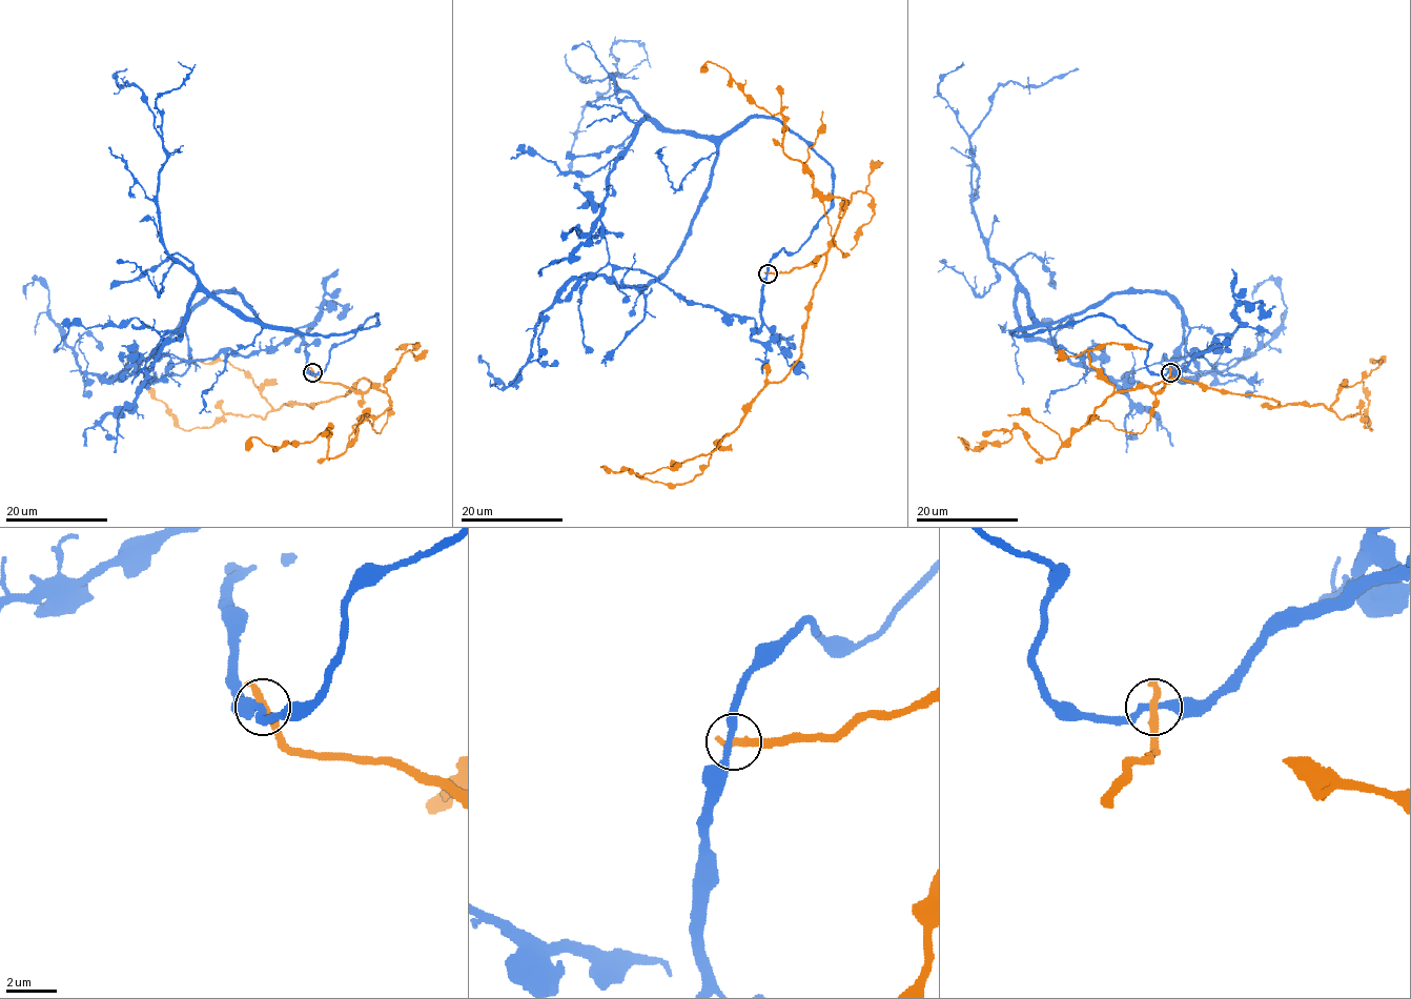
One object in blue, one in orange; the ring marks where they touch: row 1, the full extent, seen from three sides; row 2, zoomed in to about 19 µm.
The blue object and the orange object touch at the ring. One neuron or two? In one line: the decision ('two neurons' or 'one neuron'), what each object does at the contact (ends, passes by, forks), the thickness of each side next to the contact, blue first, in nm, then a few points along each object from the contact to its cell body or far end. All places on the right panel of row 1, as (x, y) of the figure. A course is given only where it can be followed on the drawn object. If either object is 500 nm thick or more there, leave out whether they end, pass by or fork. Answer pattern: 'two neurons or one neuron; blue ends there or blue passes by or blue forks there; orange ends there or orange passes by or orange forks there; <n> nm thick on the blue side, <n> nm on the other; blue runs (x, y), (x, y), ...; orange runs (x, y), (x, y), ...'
two neurons; blue passes by; orange ends there; 280 nm thick on the blue side, 420 nm on the other; blue runs (1169, 372), (1108, 317), (1016, 334), (1028, 293), (972, 204), (969, 136), (1000, 84), (1079, 69); orange runs (1169, 372), (1151, 390), (1184, 379), (1281, 405), (1324, 404), (1343, 420), (1360, 414), (1372, 429), (1364, 381)

